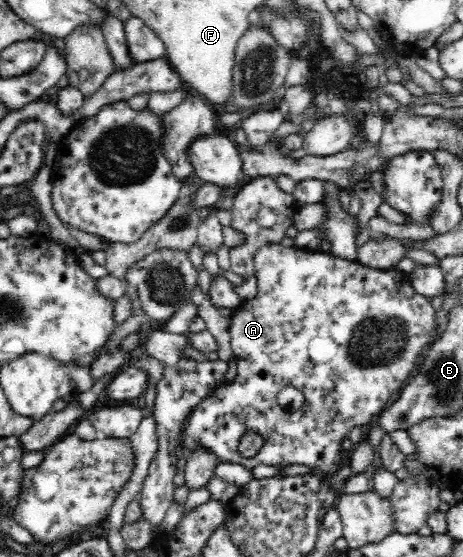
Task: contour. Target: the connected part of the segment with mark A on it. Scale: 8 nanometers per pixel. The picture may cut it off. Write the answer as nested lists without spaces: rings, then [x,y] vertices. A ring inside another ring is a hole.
[[[278,243],[266,244],[256,251],[254,275],[258,282],[256,296],[253,299],[243,301],[241,305],[233,310],[230,316],[229,331],[231,332],[233,357],[237,361],[237,376],[231,383],[226,382],[226,385],[223,385],[221,389],[217,389],[211,397],[207,397],[205,401],[195,406],[182,429],[180,437],[181,449],[186,448],[191,453],[191,451],[197,450],[200,445],[200,447],[205,447],[205,449],[211,450],[211,452],[219,456],[221,462],[235,463],[251,469],[257,465],[308,466],[315,469],[313,473],[327,478],[334,470],[341,443],[346,439],[346,435],[351,431],[351,428],[373,422],[378,414],[403,391],[403,387],[411,381],[411,377],[415,377],[414,373],[418,371],[420,362],[423,356],[426,355],[427,348],[433,345],[435,341],[439,341],[441,335],[437,337],[437,331],[435,331],[435,325],[437,325],[435,313],[437,309],[434,308],[429,298],[421,295],[414,288],[413,278],[410,277],[409,273],[405,274],[403,271],[397,270],[395,266],[387,269],[367,267],[358,261],[349,261],[337,257],[331,252],[320,250],[304,251],[297,247],[285,247]],[[288,386],[297,388],[305,396],[302,407],[296,412],[281,408],[277,403],[279,392]],[[251,433],[259,435],[260,439],[262,439],[262,444],[257,454],[245,458],[239,452],[239,444],[243,436],[251,435]]]

